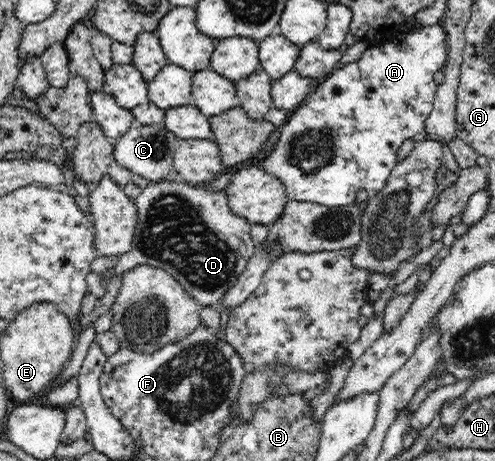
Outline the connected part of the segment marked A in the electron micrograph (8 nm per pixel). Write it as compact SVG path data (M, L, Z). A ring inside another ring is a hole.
M438 22L437 24L423 26L417 30L408 32L403 36L401 41L396 41L396 45L397 49L388 49L388 51L382 51L382 49L376 47L368 48L362 57L354 61L354 63L346 63L346 65L338 66L332 74L328 75L324 83L320 83L316 87L316 91L310 94L310 97L306 99L302 107L298 107L296 111L290 113L290 117L285 122L285 125L279 127L276 146L270 155L260 164L269 175L283 182L288 200L306 201L328 207L340 207L356 203L356 194L359 189L367 190L368 193L378 193L387 185L393 171L392 169L396 167L396 155L398 155L400 145L406 139L414 139L415 137L422 137L424 135L424 126L432 112L434 97L438 87L435 83L434 75L438 71L443 70L447 60L448 47L446 32L442 24Z

